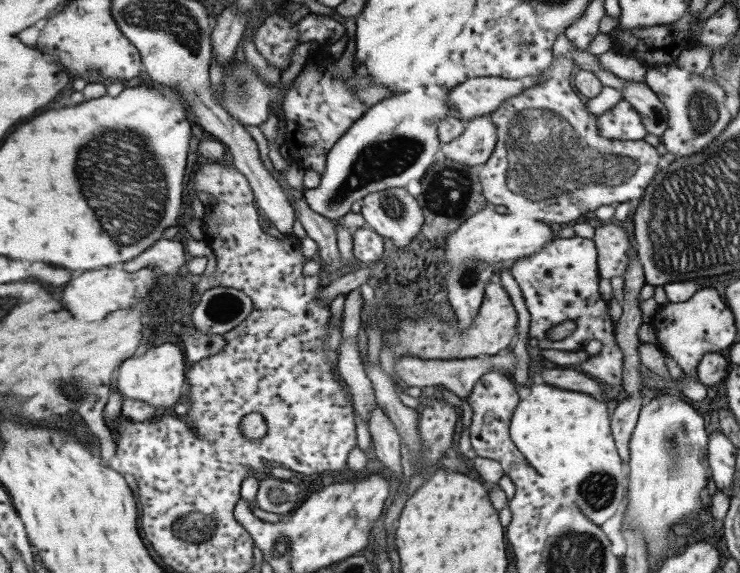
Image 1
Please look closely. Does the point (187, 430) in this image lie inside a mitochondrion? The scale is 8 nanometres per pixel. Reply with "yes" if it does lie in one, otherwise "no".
no

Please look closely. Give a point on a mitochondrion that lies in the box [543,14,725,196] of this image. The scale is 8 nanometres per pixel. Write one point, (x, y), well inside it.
(701, 111)

